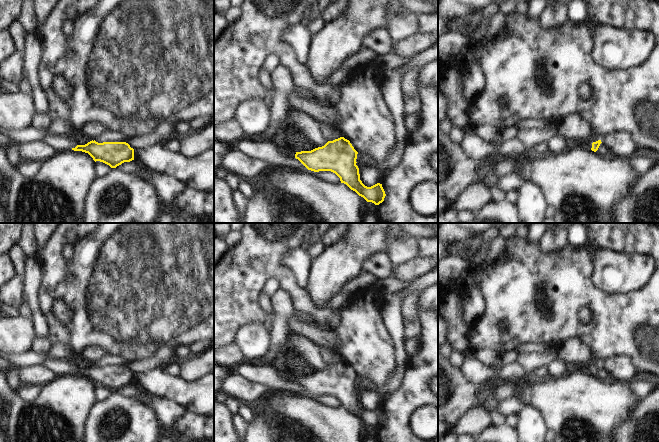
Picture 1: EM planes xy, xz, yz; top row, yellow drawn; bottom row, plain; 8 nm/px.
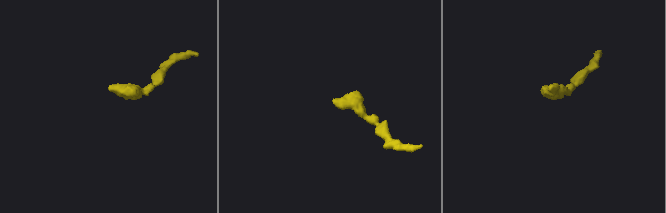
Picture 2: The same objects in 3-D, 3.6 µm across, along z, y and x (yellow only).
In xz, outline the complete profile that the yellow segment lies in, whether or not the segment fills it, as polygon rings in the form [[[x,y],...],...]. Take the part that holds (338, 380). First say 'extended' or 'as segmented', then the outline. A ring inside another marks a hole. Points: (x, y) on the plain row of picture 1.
extended | [[[344,361],[328,365],[324,370],[311,375],[295,376],[278,369],[277,377],[283,381],[295,381],[308,394],[335,397],[341,407],[346,408],[367,426],[379,429],[384,425],[386,418],[382,408],[377,407],[367,411],[360,404],[359,392],[356,389],[358,376]]]

